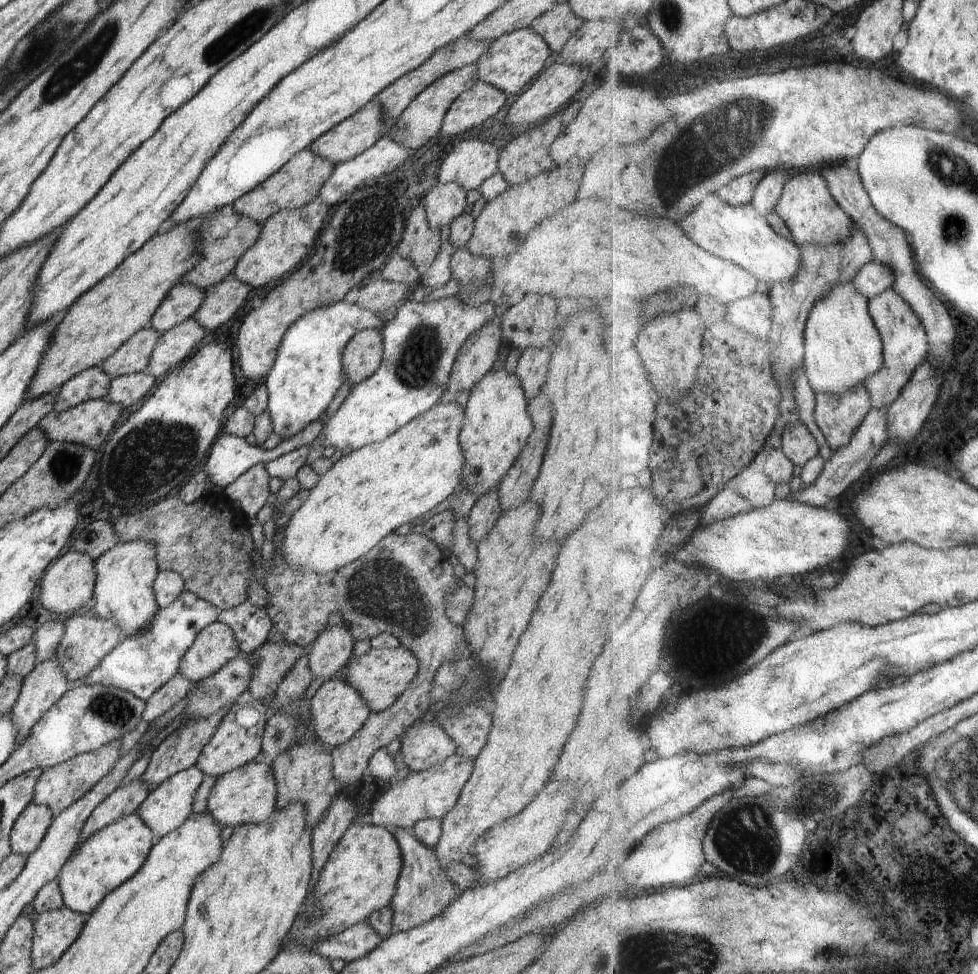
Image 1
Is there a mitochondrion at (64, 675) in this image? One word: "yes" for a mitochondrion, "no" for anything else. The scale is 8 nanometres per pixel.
no

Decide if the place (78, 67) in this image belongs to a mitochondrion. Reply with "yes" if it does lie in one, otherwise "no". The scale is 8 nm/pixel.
yes

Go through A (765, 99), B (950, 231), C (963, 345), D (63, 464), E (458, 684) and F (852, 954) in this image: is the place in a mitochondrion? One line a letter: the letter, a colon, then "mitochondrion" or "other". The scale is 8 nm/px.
A: mitochondrion
B: mitochondrion
C: other
D: mitochondrion
E: mitochondrion
F: mitochondrion

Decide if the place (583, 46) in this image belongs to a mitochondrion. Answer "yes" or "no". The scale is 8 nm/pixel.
no

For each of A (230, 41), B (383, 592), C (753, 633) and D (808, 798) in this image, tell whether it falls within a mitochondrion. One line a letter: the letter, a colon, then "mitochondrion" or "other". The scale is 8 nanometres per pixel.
A: mitochondrion
B: mitochondrion
C: mitochondrion
D: mitochondrion

